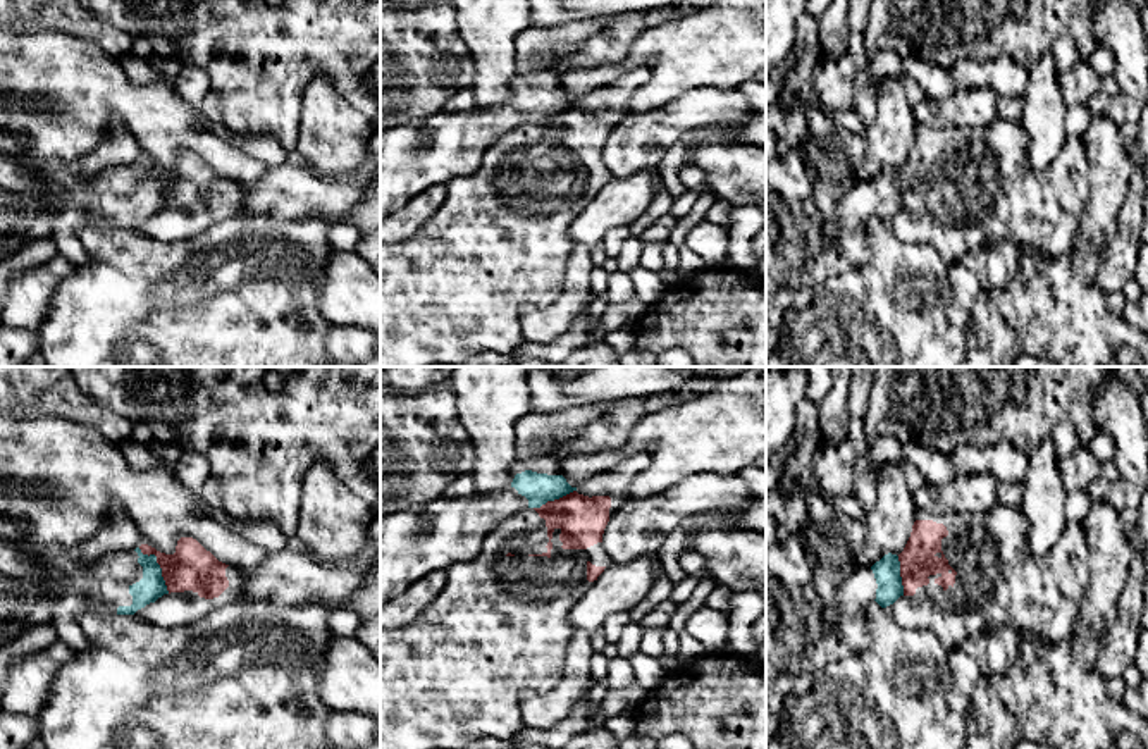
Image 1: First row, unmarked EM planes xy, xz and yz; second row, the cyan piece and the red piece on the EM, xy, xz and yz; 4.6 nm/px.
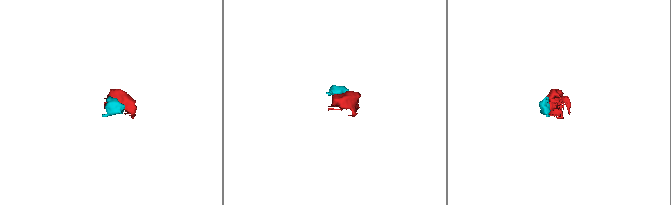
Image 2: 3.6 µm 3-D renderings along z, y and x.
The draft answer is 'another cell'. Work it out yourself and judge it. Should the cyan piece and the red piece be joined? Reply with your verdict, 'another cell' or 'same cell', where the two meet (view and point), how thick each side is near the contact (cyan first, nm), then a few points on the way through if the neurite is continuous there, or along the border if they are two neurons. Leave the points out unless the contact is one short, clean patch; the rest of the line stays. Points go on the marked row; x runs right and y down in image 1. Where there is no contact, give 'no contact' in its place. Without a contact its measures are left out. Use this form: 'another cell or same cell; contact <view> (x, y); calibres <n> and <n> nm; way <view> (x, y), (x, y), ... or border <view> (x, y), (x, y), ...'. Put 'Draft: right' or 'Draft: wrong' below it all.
another cell; contact xy (159, 567); calibres 120 and 220 nm; border xy (138, 548), (155, 557), (169, 593)
Draft: right

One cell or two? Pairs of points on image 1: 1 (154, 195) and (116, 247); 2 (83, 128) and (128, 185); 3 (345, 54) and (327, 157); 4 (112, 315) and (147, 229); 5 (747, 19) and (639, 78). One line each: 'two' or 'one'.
1: two
2: two
3: two
4: two
5: two

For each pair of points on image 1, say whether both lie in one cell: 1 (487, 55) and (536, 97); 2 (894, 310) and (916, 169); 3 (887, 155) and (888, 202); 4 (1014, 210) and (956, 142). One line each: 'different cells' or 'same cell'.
1: different cells
2: different cells
3: different cells
4: same cell

